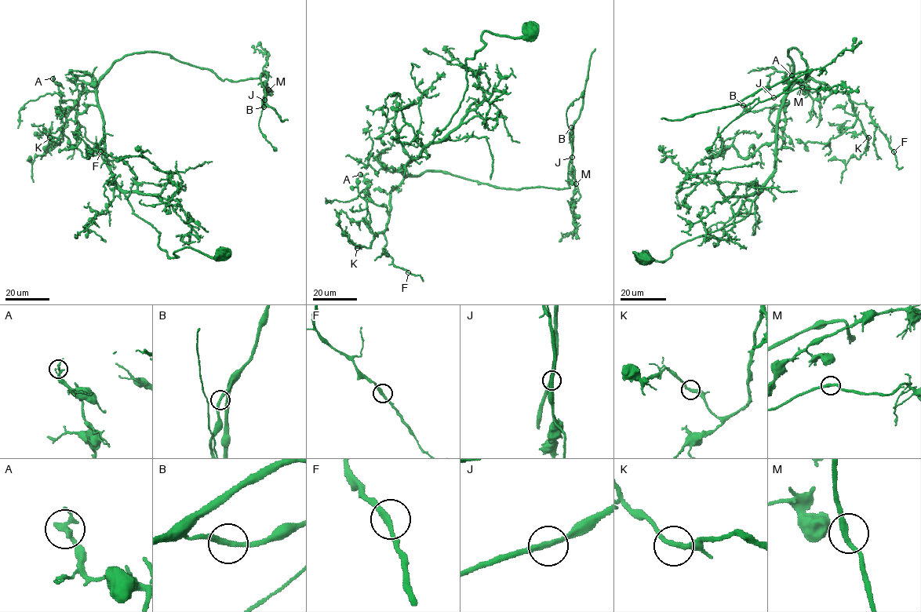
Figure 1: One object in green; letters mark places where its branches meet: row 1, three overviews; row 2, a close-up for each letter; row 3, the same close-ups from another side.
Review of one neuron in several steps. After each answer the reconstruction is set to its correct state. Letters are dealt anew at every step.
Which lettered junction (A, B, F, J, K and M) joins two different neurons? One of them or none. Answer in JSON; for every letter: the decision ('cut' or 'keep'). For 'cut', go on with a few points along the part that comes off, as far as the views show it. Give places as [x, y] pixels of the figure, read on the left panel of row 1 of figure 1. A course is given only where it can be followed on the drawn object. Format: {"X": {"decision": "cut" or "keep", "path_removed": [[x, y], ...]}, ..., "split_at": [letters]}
{"A": {"decision": "keep"}, "B": {"decision": "keep"}, "F": {"decision": "keep"}, "J": {"decision": "keep"}, "K": {"decision": "keep"}, "M": {"decision": "keep"}, "split_at": []}

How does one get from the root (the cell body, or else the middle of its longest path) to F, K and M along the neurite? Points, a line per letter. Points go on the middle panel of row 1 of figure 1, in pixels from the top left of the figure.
F: (530, 33), (483, 33), (484, 45), (465, 60), (467, 89), (457, 111), (391, 191), (383, 250), (408, 272)
K: (530, 33), (483, 33), (484, 45), (465, 60), (457, 111), (404, 167), (386, 228), (357, 248)
M: (530, 33), (483, 33), (484, 45), (465, 60), (457, 111), (404, 173), (569, 188), (574, 123), (576, 183)

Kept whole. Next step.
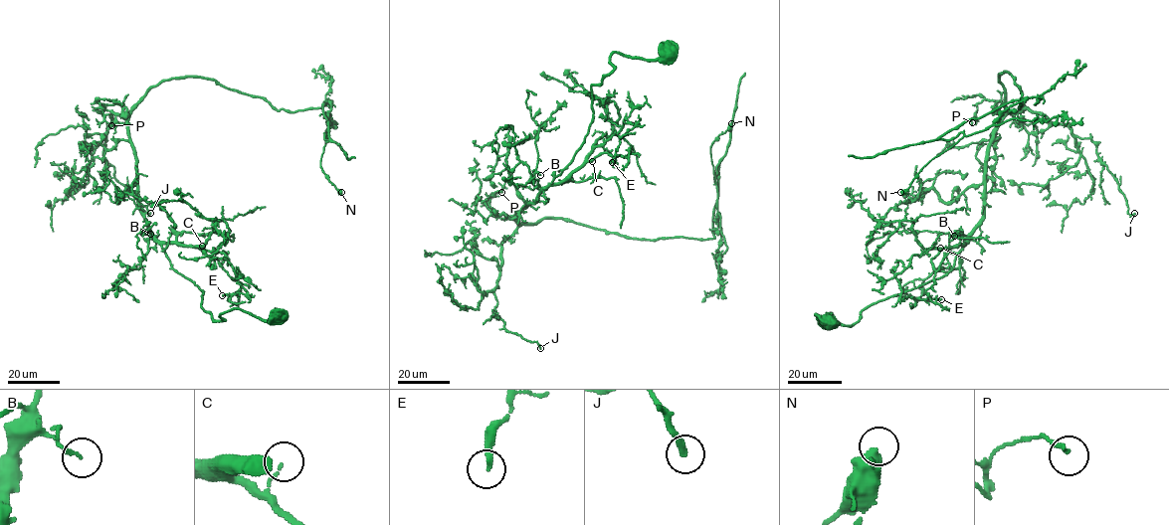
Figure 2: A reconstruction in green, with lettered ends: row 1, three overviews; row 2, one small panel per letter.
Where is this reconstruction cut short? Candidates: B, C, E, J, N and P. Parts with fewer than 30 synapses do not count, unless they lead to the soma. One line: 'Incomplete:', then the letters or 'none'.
Incomplete: none

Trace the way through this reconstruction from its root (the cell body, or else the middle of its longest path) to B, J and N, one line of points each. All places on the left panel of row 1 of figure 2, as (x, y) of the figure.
B: (278, 317), (262, 320), (232, 308), (215, 320), (201, 305), (202, 291), (143, 232), (150, 234)
J: (278, 317), (232, 308), (215, 320), (203, 308), (142, 215), (127, 117), (111, 111), (102, 155), (150, 213)
N: (278, 317), (215, 320), (172, 267), (130, 111), (186, 77), (278, 110), (324, 103), (320, 167), (341, 192)

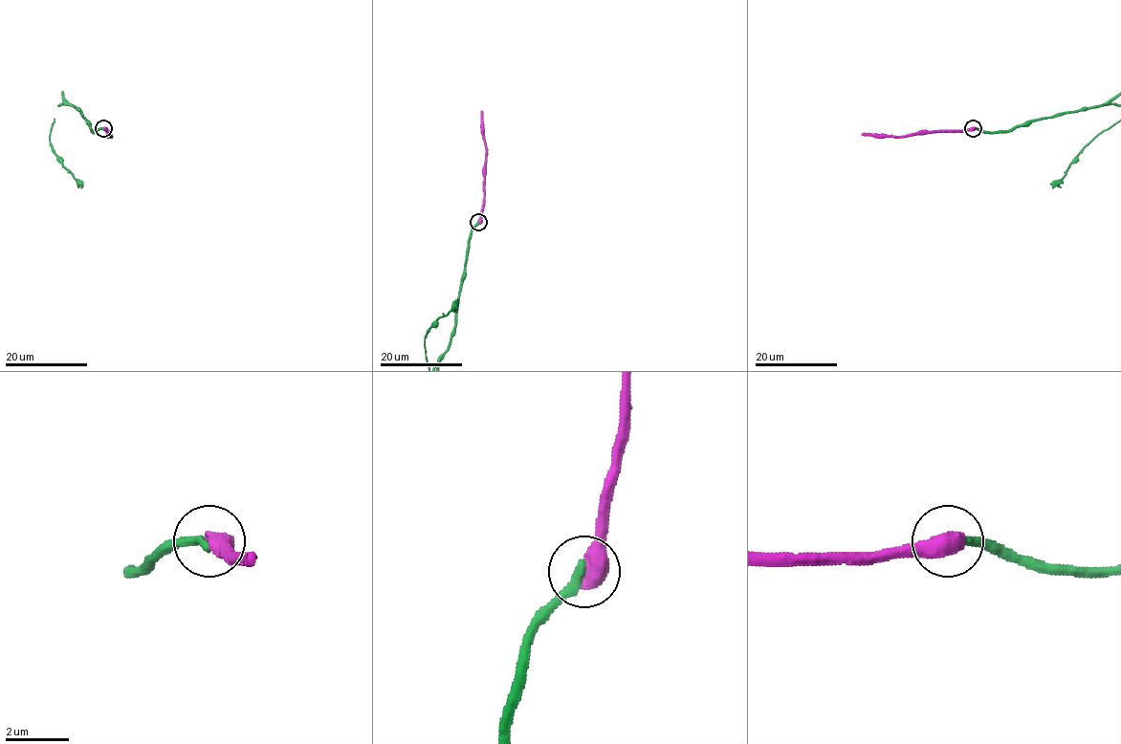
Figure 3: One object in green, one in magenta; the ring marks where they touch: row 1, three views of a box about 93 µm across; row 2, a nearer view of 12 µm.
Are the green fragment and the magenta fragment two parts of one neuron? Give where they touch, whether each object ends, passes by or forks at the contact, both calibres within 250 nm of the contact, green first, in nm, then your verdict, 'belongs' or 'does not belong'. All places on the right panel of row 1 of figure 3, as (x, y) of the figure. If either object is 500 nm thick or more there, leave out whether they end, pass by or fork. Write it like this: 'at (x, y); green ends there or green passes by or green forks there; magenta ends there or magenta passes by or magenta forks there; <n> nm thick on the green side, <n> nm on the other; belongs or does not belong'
at (973, 128); 320 nm thick on the green side, 700 nm on the other; belongs

